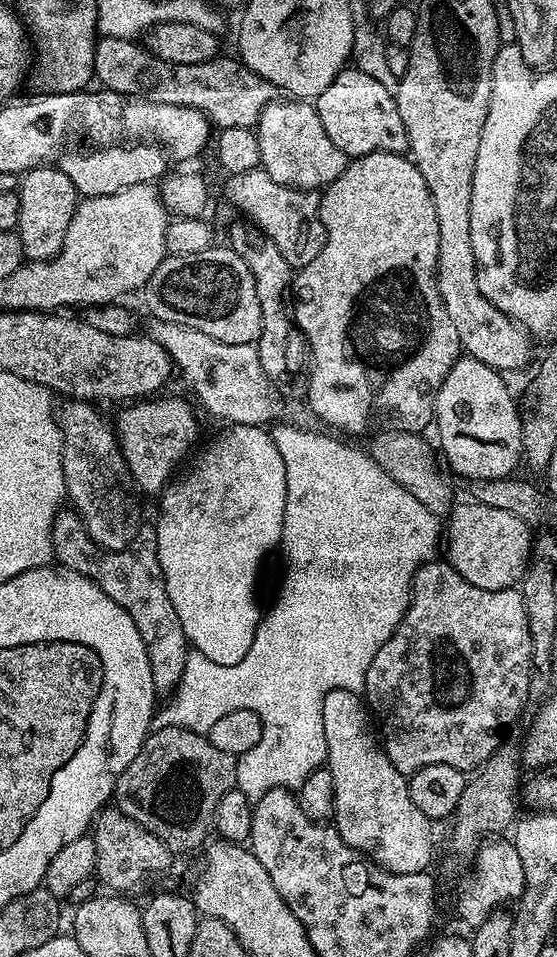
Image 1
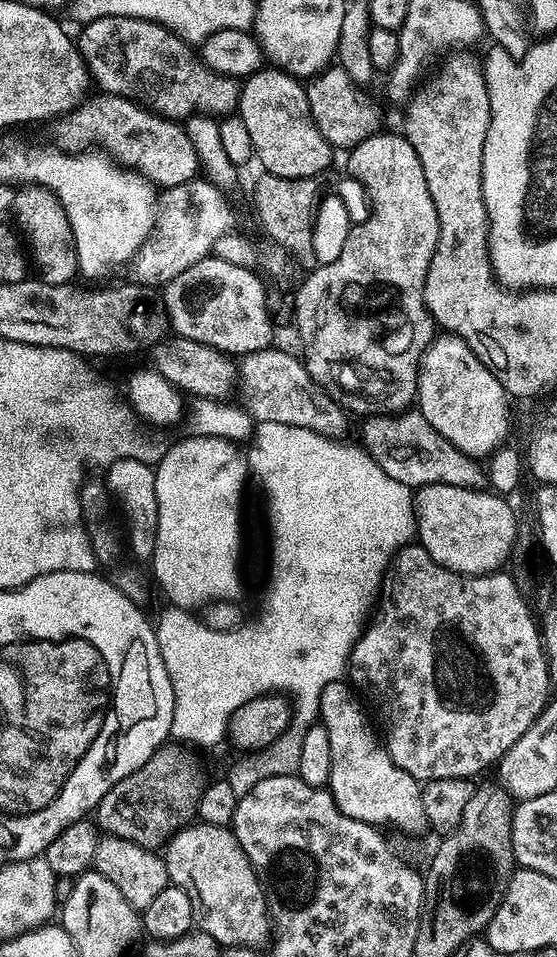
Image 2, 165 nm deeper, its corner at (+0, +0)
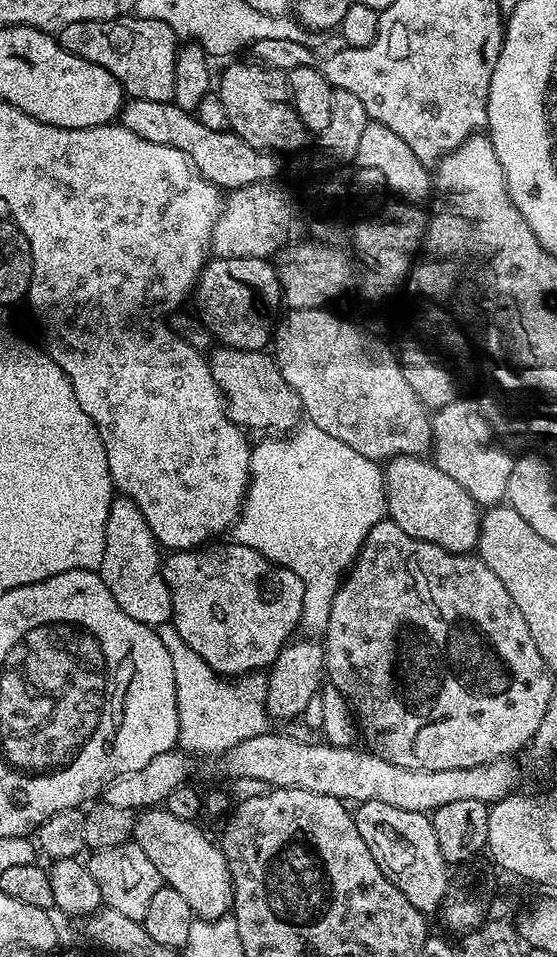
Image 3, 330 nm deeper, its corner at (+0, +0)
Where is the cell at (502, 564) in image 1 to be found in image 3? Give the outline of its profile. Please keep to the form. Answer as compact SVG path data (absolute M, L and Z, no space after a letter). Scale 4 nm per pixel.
M394 456L384 468L388 493L387 515L410 538L442 546L447 552L471 553L480 542L481 505L450 474L442 474L431 459L419 456Z

